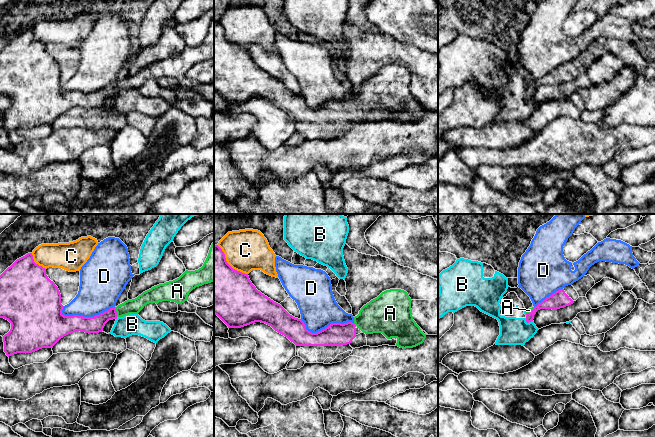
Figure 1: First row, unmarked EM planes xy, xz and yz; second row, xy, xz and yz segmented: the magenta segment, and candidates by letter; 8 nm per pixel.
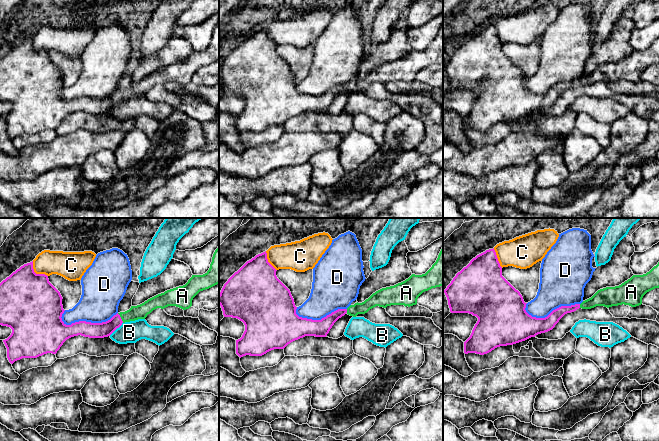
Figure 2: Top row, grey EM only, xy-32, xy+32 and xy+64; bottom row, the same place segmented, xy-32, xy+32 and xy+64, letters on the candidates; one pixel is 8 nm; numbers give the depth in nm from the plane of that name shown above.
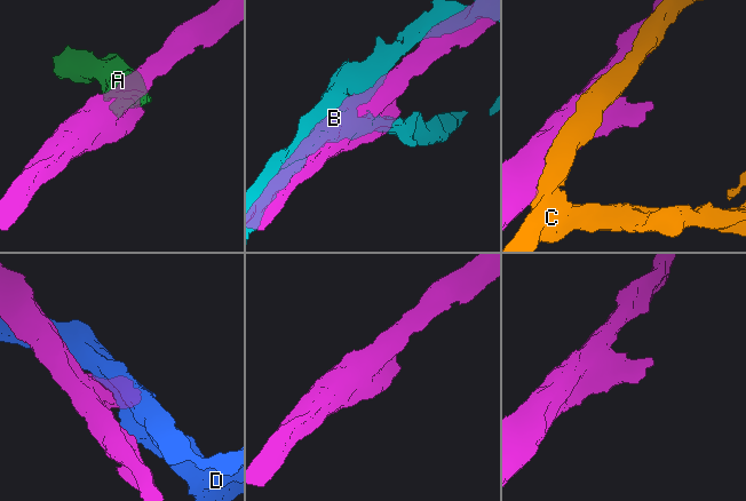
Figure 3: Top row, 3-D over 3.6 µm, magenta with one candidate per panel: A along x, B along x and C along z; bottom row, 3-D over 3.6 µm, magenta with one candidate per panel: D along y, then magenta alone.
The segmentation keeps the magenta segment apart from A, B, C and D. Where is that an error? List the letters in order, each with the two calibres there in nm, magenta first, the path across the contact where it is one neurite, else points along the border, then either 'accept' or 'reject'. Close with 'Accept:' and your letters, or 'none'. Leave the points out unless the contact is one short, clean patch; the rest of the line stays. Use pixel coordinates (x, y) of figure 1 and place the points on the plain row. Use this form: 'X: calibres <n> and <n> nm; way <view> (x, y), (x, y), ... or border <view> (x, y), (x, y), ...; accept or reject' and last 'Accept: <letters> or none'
A: calibres 130 and 120 nm; way xy (95, 100), (107, 91), (116, 88), (134, 82); accept
B: calibres 110 and 220 nm; reject
C: calibres 420 and 340 nm; reject
D: calibres 200 and 320 nm; reject
Accept: A

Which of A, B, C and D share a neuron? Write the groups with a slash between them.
A / B / C / D

